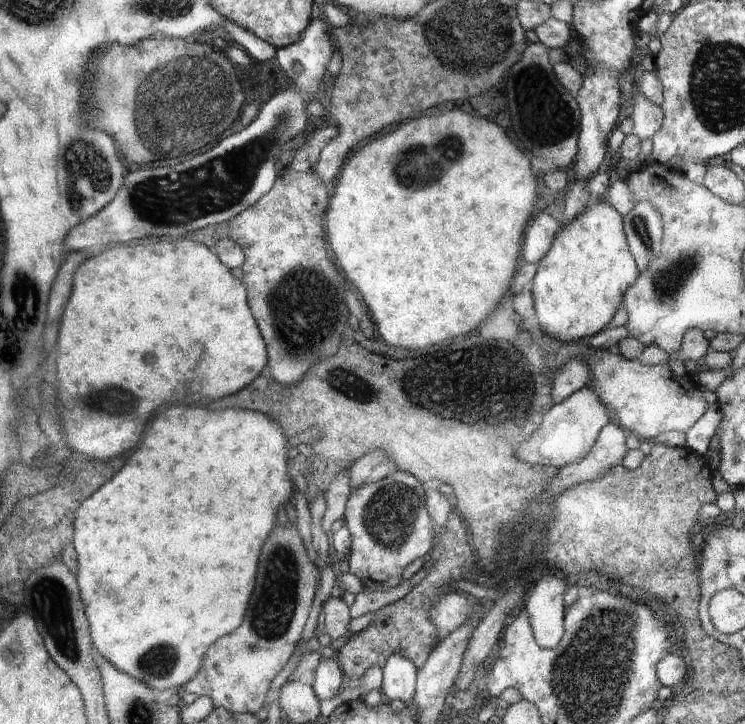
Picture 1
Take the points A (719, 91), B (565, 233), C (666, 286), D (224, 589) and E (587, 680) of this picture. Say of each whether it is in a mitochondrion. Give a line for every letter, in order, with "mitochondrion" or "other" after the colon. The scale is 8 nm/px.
A: mitochondrion
B: other
C: mitochondrion
D: other
E: mitochondrion

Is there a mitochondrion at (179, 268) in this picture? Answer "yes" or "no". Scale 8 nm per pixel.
no

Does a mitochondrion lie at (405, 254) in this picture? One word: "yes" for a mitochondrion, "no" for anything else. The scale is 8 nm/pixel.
no

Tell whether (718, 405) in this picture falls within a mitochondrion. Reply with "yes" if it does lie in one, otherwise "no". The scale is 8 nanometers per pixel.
no

